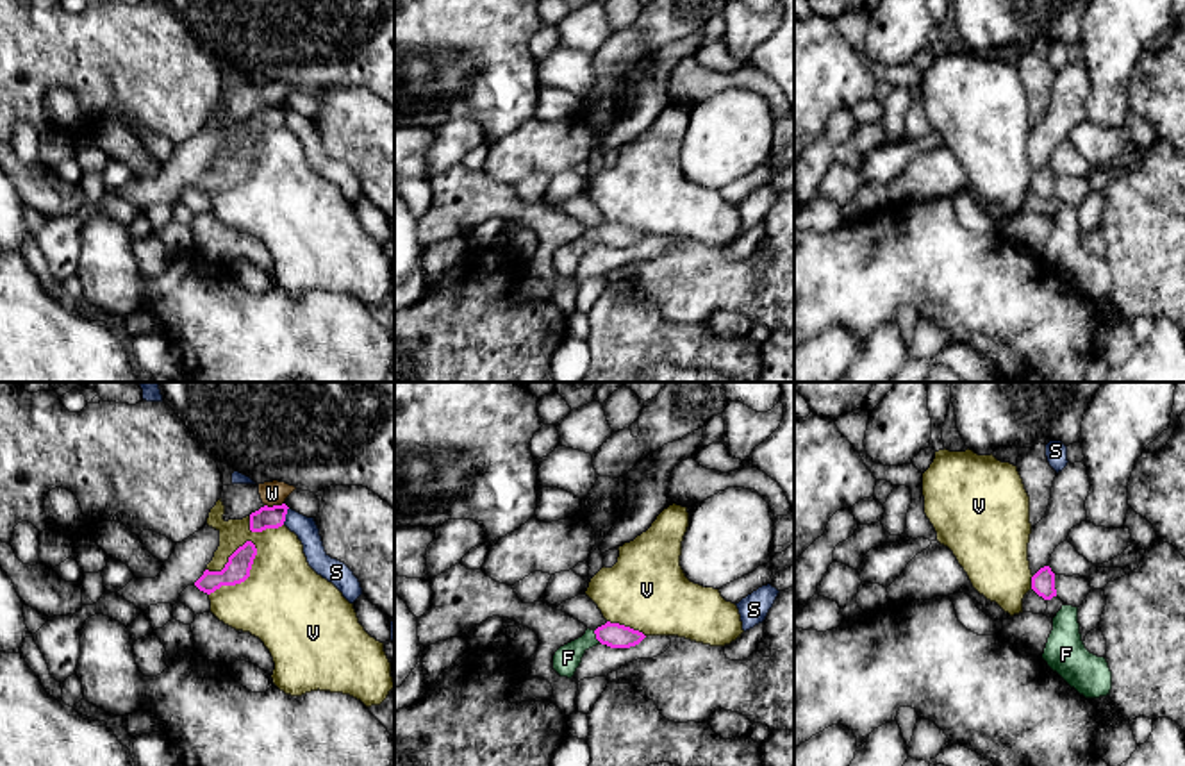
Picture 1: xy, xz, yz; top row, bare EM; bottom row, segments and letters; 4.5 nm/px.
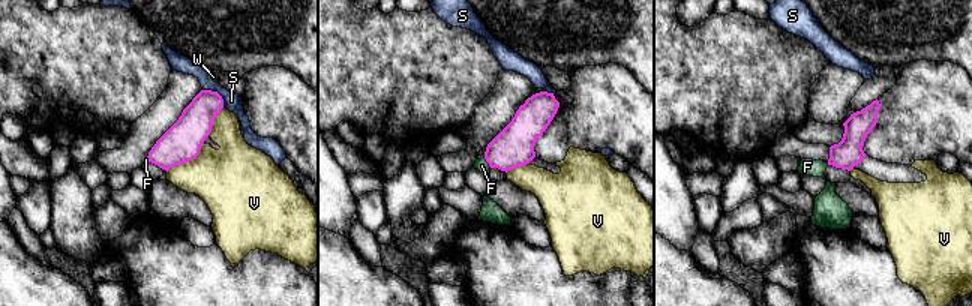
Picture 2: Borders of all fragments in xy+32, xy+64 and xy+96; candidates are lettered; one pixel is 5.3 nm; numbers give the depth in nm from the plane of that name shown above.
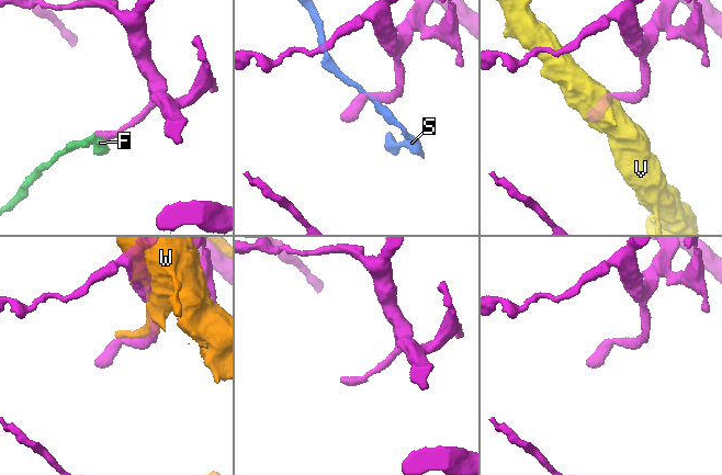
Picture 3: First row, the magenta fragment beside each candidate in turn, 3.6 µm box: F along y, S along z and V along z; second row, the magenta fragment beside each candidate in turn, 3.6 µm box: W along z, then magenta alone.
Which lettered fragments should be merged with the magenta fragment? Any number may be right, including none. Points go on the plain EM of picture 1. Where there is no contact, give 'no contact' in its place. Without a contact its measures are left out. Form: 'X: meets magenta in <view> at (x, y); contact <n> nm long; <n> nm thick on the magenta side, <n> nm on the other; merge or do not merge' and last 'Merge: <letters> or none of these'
F: meets magenta in xz at (596, 236); contact 70 nm long; 110 nm thick on the magenta side, 120 nm on the other; merge
S: meets magenta in xy at (284, 116); contact 80 nm long; 100 nm thick on the magenta side, 100 nm on the other; do not merge
V: meets magenta in xy at (247, 177); contact 320 nm long; 110 nm thick on the magenta side, 400 nm on the other; do not merge
W: meets magenta in xy at (273, 106); contact 90 nm long; 100 nm thick on the magenta side, 110 nm on the other; do not merge
Merge: F

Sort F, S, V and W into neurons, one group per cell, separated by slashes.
F / S / V / W

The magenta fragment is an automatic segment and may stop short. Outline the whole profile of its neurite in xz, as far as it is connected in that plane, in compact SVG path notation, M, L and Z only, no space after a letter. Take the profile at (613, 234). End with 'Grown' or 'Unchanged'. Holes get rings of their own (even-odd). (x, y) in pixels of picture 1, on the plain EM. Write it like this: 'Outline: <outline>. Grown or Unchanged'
Outline: M607 221L596 230L587 229L582 237L560 246L553 255L553 270L560 277L571 279L589 248L600 243L610 248L630 248L639 245L644 237L646 236L639 230Z. Grown

